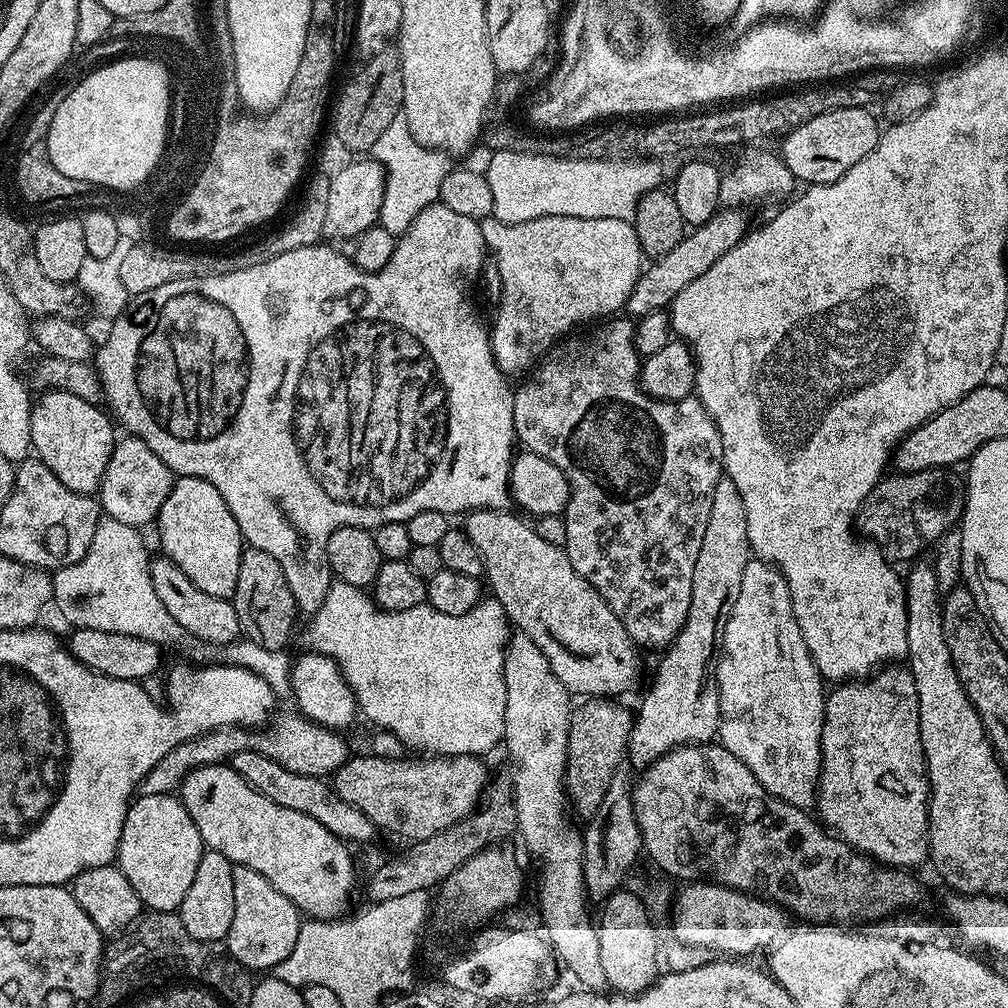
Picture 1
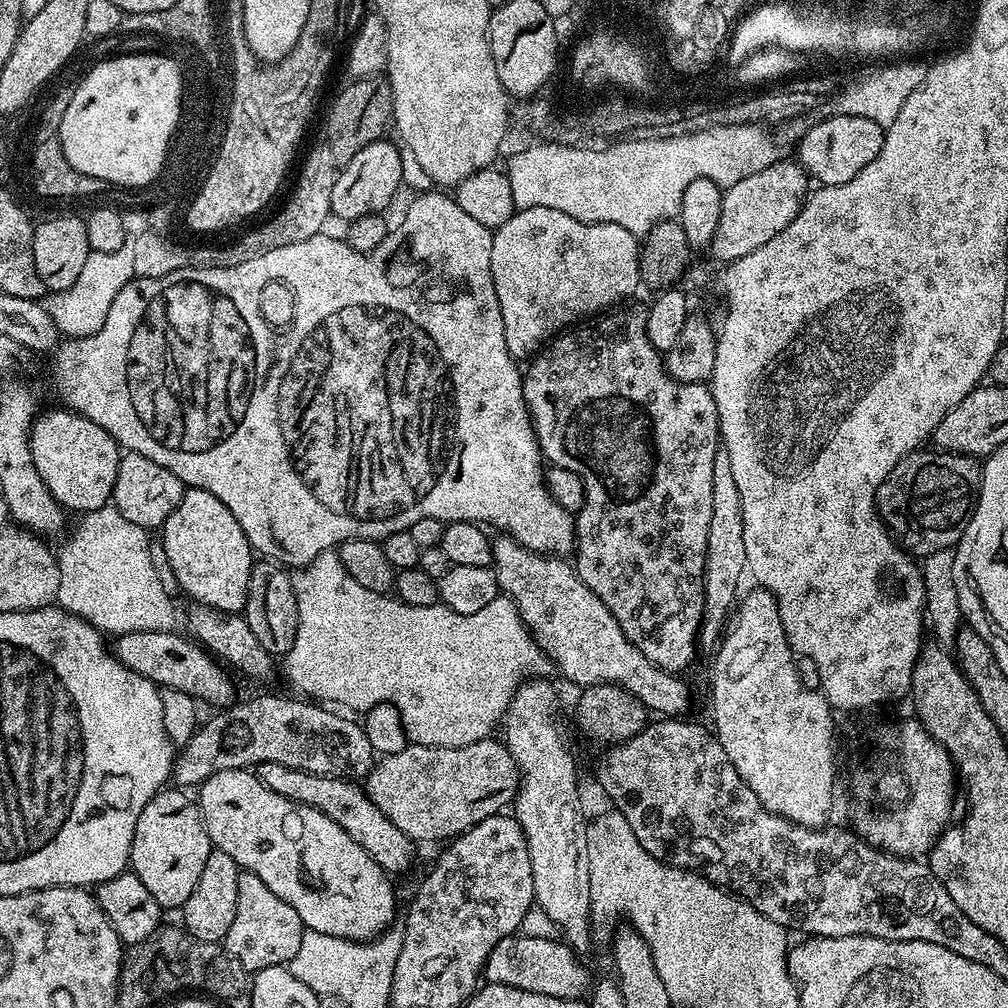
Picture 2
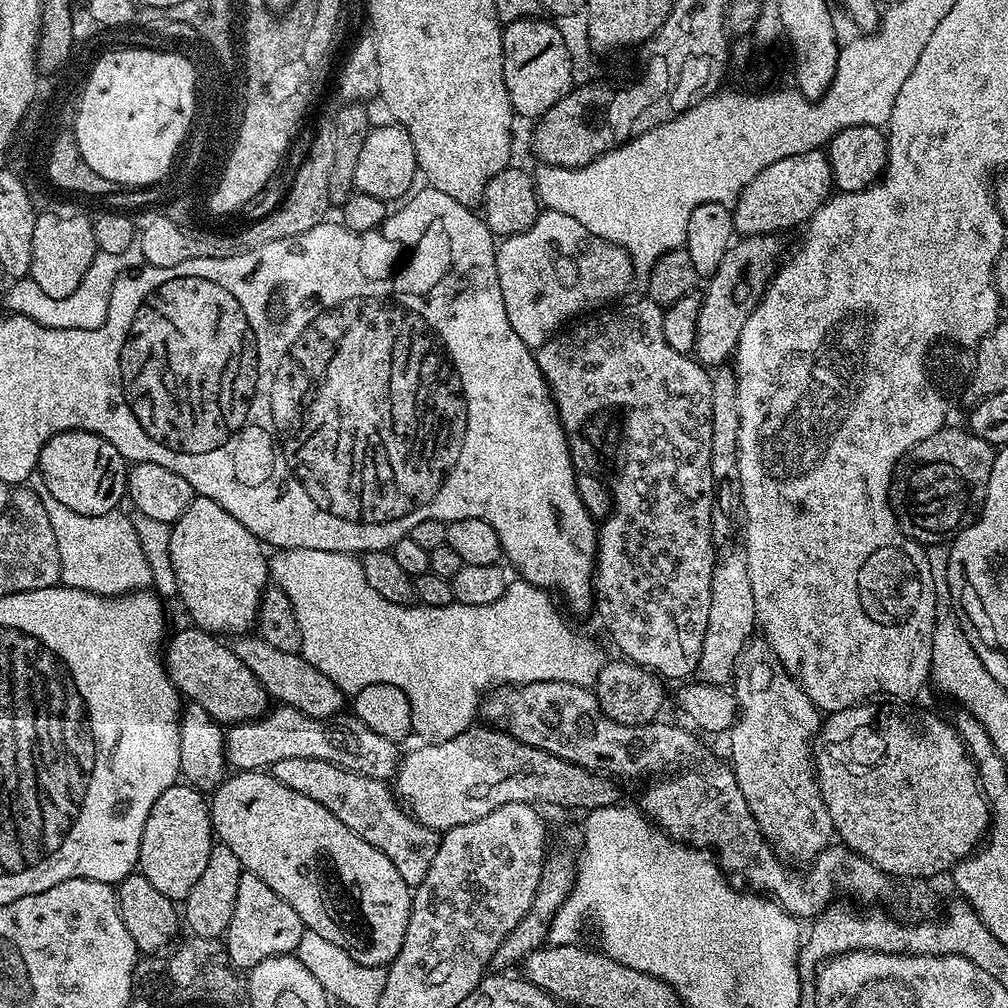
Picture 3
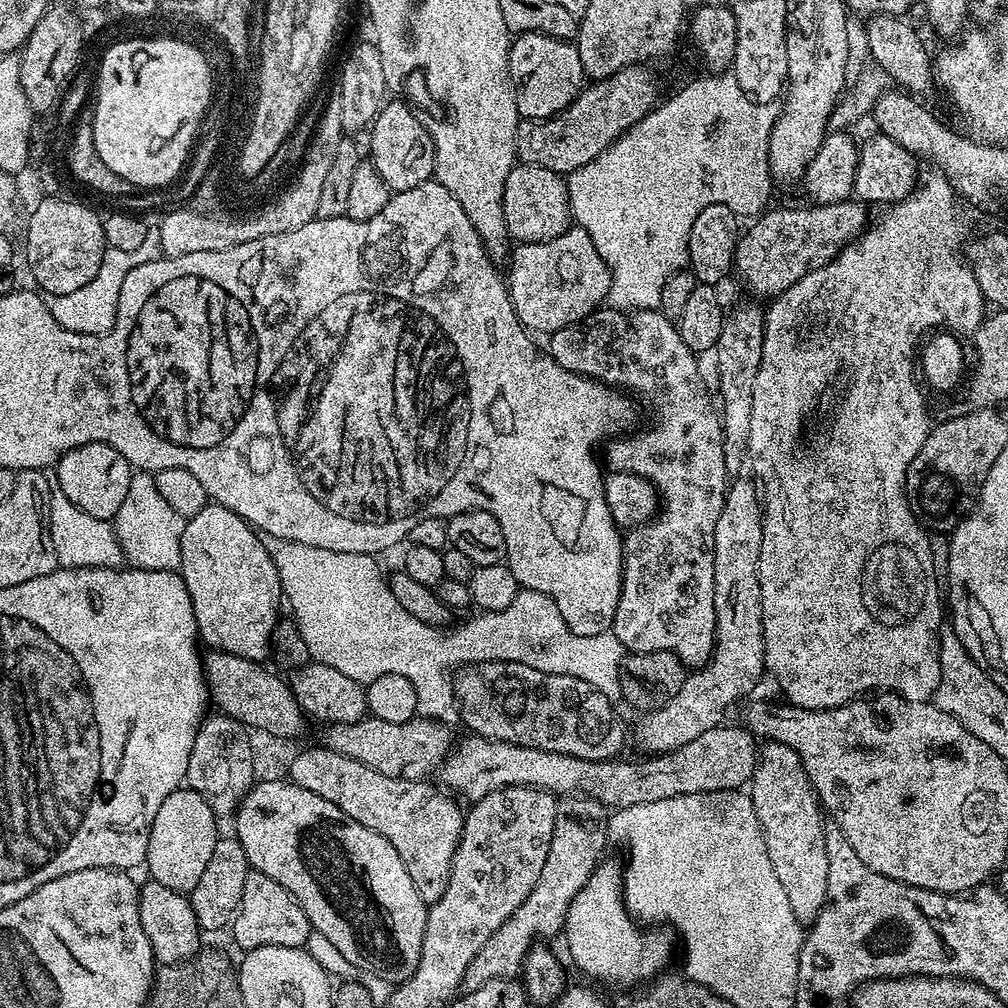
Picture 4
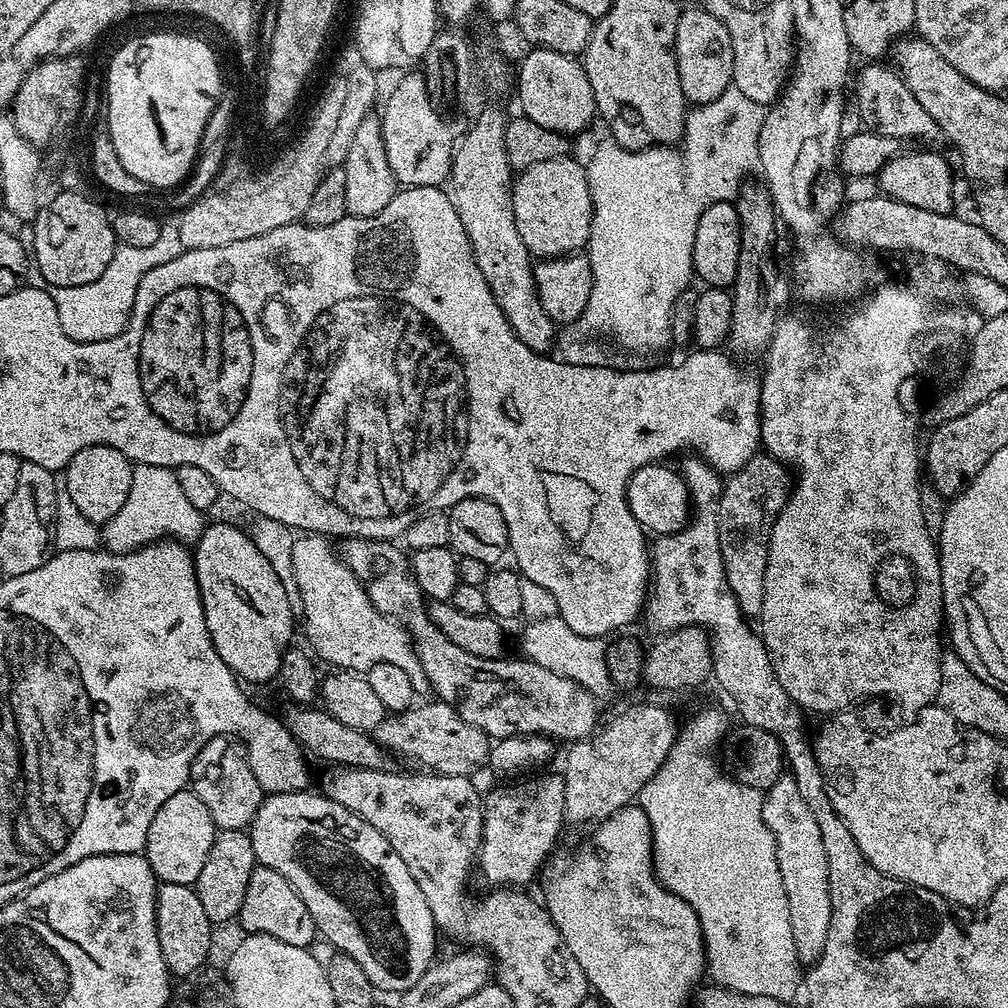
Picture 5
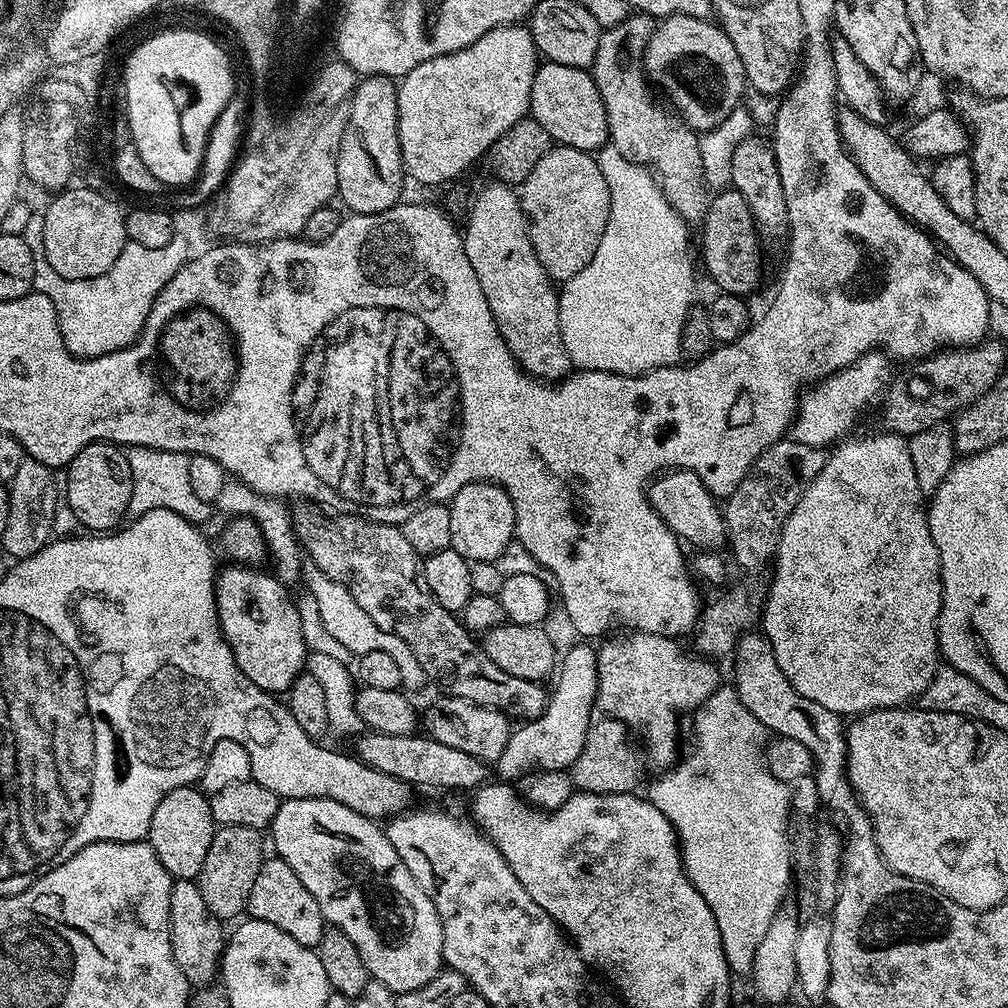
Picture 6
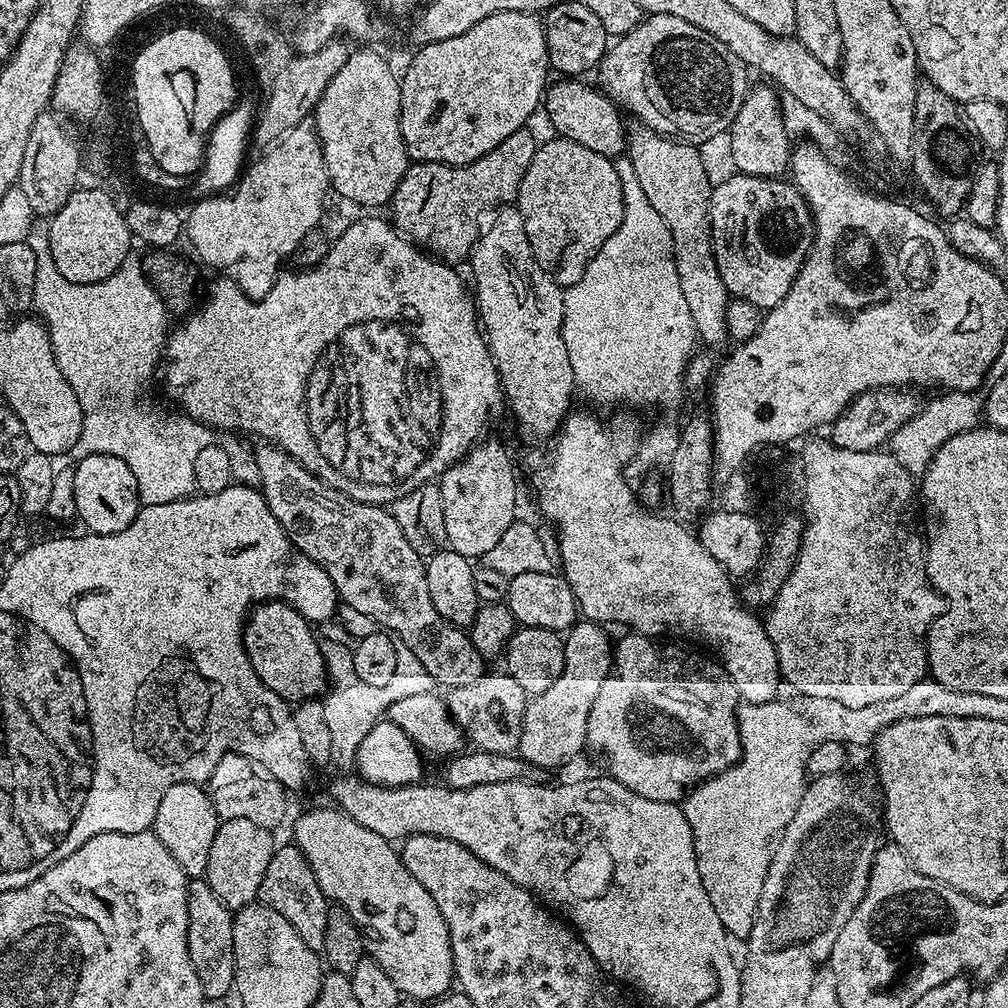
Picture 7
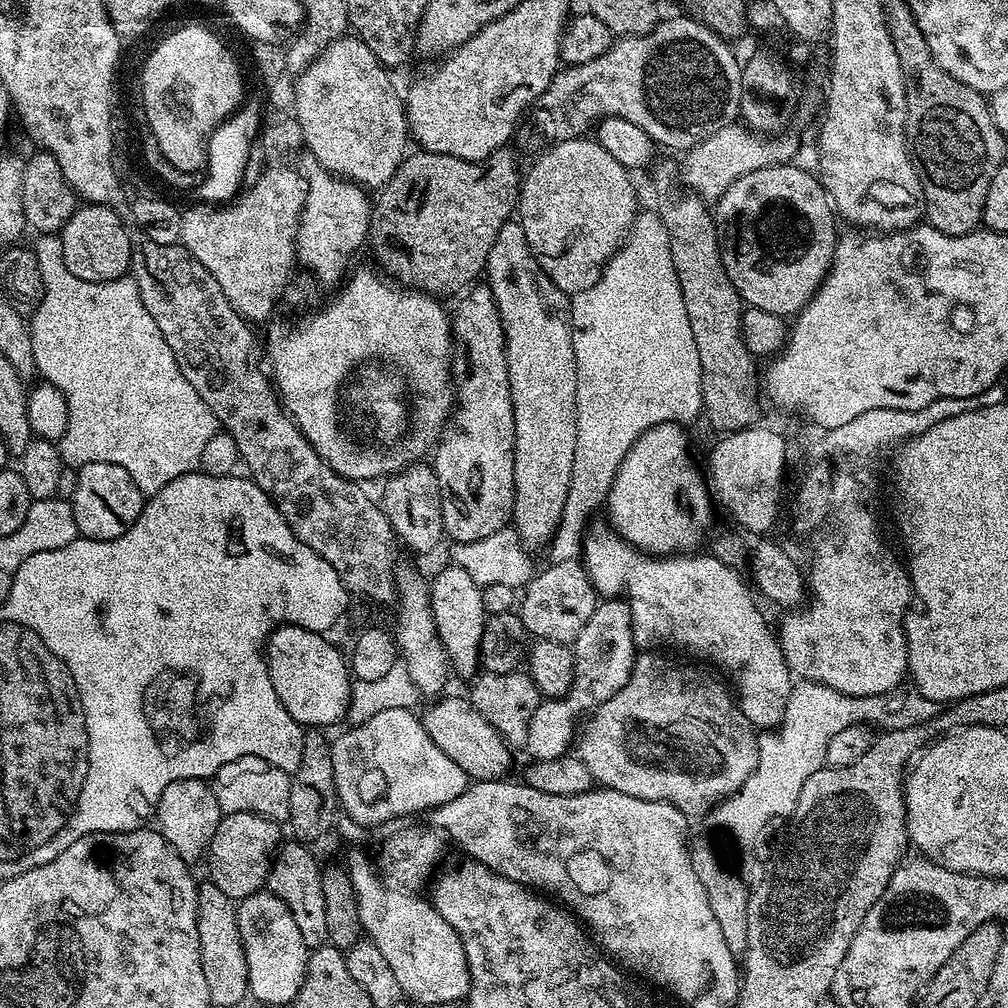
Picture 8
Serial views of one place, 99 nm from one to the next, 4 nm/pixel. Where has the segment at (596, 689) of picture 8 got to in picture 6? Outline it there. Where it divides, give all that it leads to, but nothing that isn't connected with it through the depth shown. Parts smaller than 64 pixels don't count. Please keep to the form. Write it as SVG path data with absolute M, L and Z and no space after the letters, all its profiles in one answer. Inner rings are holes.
M576 642L580 644L576 644L572 649L569 650L568 653L563 653L562 659L558 664L558 671L555 673L554 681L556 680L556 689L553 687L551 689L548 705L544 707L544 712L540 716L529 719L527 722L521 723L524 724L520 729L518 727L511 733L509 738L509 742L506 743L506 748L502 752L502 756L496 760L494 763L494 772L496 772L501 781L504 782L517 782L516 780L520 780L523 776L525 778L531 777L533 774L542 773L546 771L562 771L571 769L572 763L578 758L578 754L582 754L582 746L584 745L584 739L586 738L586 734L588 733L590 725L593 723L594 715L592 716L592 708L594 712L594 705L596 704L596 687L598 686L598 662L596 661L596 653L597 649L595 647L591 648L591 643L588 642Z

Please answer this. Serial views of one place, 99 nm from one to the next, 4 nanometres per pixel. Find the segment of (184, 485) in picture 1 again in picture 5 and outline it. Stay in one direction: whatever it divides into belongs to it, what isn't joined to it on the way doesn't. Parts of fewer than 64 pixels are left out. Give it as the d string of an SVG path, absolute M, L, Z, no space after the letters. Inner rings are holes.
M212 523L196 541L192 561L206 614L206 630L210 630L218 658L222 658L241 681L249 680L252 684L275 681L284 653L293 643L294 619L285 587L270 562L247 531L232 524Z

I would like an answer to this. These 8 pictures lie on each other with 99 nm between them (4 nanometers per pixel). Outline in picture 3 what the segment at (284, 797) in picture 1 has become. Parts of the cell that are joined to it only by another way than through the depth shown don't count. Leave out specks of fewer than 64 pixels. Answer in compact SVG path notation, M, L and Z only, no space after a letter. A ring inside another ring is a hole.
M282 758L282 762L274 762L270 765L270 774L278 782L282 782L282 786L290 786L290 790L298 790L298 794L306 794L310 798L314 798L314 802L318 802L318 806L326 806L326 810L330 810L330 814L334 814L334 818L338 818L342 822L342 826L350 826L350 830L354 830L354 834L358 834L358 838L362 838L366 842L370 842L370 846L382 850L382 854L386 854L386 858L390 858L390 862L394 862L394 870L398 870L402 874L402 878L408 883L409 888L415 890L426 878L430 864L438 853L441 837L436 830L423 825L412 816L411 812L405 810L400 800L397 799L395 791L385 781L375 780L369 776L339 768L330 762L322 762L318 758Z

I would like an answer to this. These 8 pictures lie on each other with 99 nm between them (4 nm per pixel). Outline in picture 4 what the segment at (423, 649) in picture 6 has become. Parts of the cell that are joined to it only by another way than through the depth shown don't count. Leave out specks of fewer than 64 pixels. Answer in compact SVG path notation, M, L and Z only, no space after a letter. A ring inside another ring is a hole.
M487 660L481 664L466 664L463 668L455 673L452 681L452 691L456 693L456 702L458 705L459 719L464 719L464 724L469 733L474 736L484 736L488 740L501 740L507 744L517 744L518 746L526 746L527 748L537 748L538 750L546 750L554 754L566 754L574 758L582 758L583 760L611 760L619 757L620 752L624 748L624 724L616 717L613 701L609 700L598 690L594 690L594 686L590 686L590 682L582 682L582 678L570 678L566 674L546 674L542 670L534 670L534 666L526 666L518 662L506 662L505 660Z

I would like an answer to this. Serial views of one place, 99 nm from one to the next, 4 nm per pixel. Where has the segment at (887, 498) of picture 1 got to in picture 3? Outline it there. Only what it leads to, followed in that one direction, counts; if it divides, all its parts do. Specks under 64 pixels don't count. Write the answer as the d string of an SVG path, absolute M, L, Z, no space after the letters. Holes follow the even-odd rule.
M964 426L939 428L934 434L930 434L930 438L918 442L918 446L911 448L908 455L904 457L892 482L890 499L901 530L912 540L917 540L925 546L948 544L955 540L956 534L971 526L980 515L996 454L997 449L993 444L978 438Z

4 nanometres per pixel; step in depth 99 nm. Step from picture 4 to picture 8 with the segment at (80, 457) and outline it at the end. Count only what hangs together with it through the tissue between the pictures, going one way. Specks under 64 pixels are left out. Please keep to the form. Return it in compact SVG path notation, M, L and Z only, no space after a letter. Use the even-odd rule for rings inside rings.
M106 462L83 465L76 477L76 492L70 498L79 531L94 540L117 540L132 525L144 507L146 500L138 486L122 470Z

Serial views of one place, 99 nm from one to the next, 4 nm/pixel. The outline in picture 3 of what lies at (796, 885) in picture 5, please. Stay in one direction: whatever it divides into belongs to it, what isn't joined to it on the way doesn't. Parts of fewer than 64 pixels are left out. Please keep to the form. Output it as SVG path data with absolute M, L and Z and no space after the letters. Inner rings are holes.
M756 643L745 648L734 677L738 715L730 729L730 767L773 852L785 861L807 865L834 840L830 810L826 810L812 762L812 741L820 730L822 713L777 662L767 643Z

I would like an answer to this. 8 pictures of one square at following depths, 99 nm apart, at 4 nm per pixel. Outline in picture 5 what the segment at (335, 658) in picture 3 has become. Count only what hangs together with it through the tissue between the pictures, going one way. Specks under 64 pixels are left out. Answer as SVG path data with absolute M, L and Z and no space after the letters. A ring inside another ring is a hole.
M300 534L293 546L294 577L305 599L302 625L312 643L311 651L321 661L324 659L332 664L328 666L357 674L364 674L380 662L390 662L406 670L416 690L423 689L426 684L424 671L412 637L399 620L383 616L374 607L356 575L344 565L337 549L328 544L331 543L323 536ZM559 614L544 616L541 620L532 620L524 628L520 636L520 648L525 657L533 660L538 666L546 666L546 670L554 670L554 674L562 674L574 682L578 682L591 696L603 698L614 691L612 675L608 669L608 654L603 639L595 636L574 634L570 626Z

